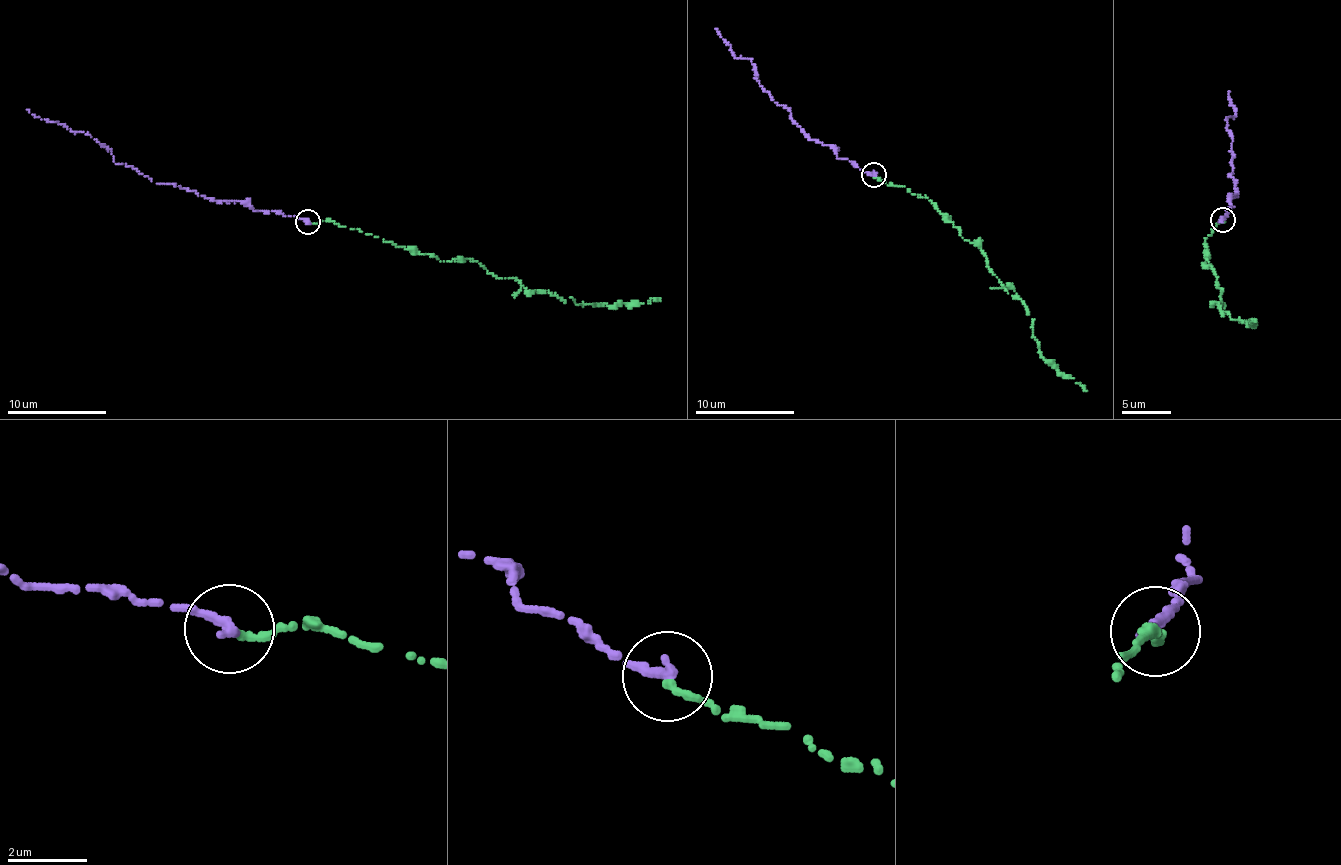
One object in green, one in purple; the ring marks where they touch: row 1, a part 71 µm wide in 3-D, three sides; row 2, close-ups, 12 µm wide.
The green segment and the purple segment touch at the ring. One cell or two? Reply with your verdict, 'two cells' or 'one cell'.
one cell

